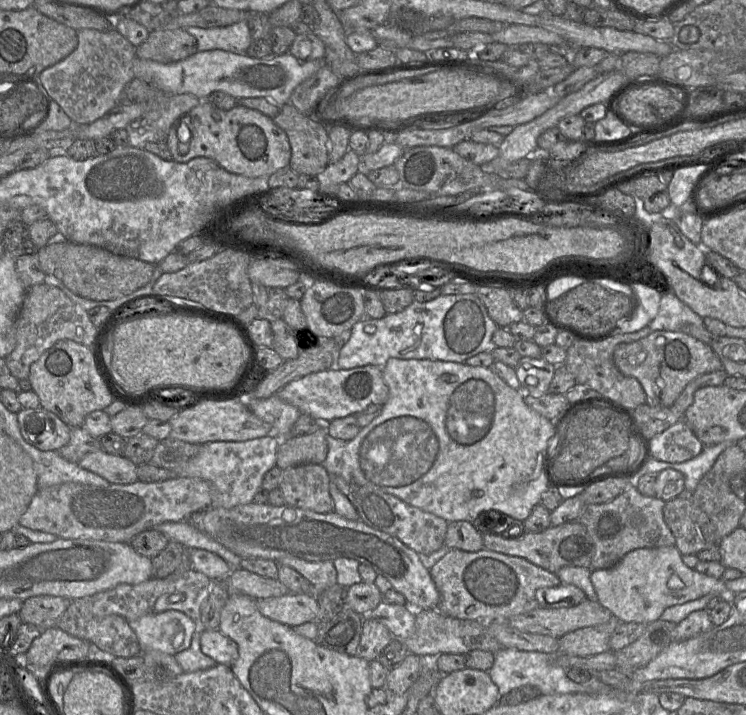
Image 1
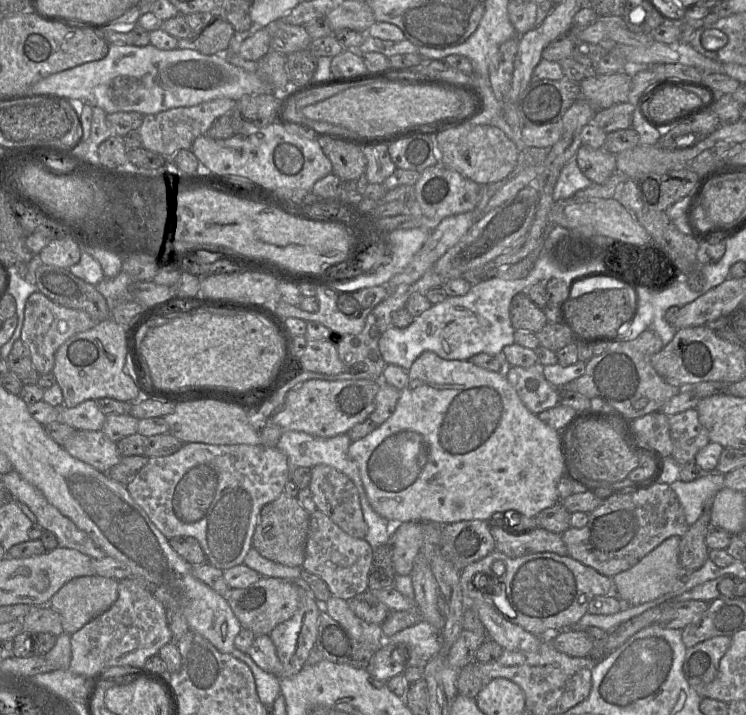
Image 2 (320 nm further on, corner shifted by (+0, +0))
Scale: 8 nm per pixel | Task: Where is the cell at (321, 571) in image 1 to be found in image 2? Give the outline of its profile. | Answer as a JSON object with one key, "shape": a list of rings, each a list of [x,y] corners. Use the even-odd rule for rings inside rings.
{"shape":[[[318,510],[310,513],[305,556],[301,568],[320,577],[333,596],[347,601],[367,591],[372,558],[373,549],[367,541],[350,536]]]}

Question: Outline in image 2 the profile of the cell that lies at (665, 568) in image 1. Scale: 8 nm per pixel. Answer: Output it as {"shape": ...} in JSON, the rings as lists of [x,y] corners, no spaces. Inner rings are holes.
{"shape":[[[671,536],[644,556],[636,565],[612,577],[614,594],[624,605],[640,605],[655,600],[676,588],[686,574],[679,562],[681,537]]]}

